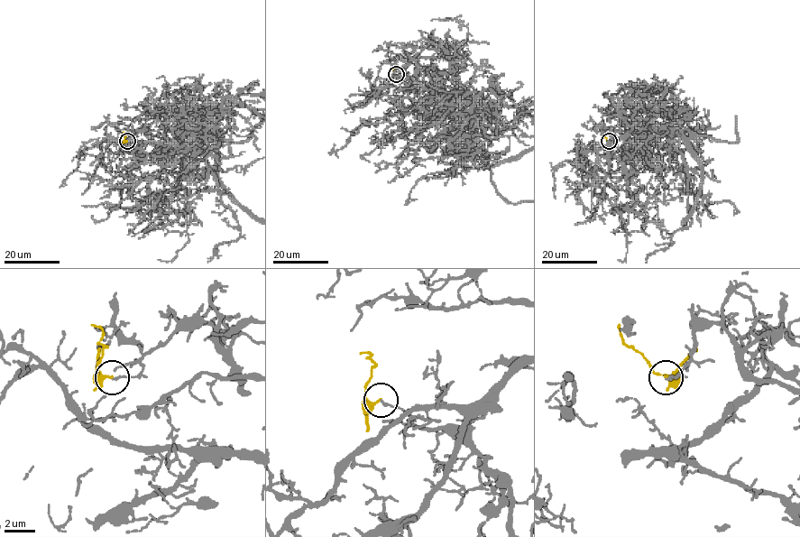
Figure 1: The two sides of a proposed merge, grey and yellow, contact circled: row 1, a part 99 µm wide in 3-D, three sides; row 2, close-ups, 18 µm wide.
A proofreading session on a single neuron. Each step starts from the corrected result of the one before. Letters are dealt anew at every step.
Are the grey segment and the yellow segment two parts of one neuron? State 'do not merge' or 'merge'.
do not merge

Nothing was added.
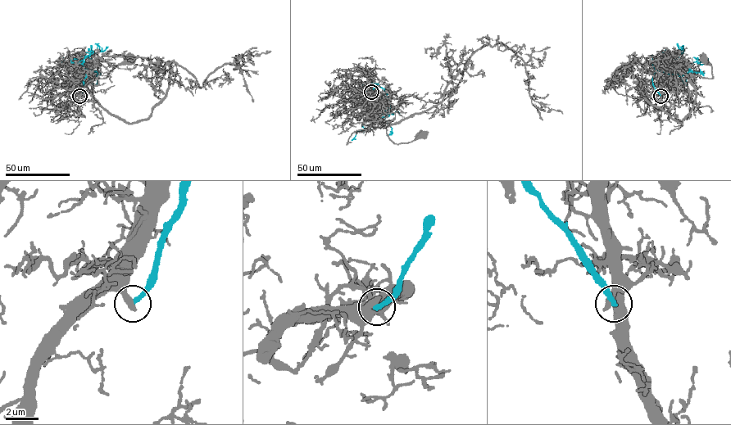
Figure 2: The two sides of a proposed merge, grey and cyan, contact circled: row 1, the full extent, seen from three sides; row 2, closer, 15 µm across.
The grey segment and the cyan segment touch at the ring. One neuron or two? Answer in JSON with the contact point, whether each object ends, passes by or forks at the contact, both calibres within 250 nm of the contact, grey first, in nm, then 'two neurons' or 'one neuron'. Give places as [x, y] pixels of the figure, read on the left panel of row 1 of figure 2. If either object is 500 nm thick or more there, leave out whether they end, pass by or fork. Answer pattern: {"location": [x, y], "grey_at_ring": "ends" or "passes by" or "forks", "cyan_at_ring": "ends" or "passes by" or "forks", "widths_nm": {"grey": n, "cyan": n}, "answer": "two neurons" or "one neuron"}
{"location": [79, 96], "grey_at_ring": "ends", "cyan_at_ring": "ends", "widths_nm": {"grey": 460, "cyan": 320}, "answer": "two neurons"}

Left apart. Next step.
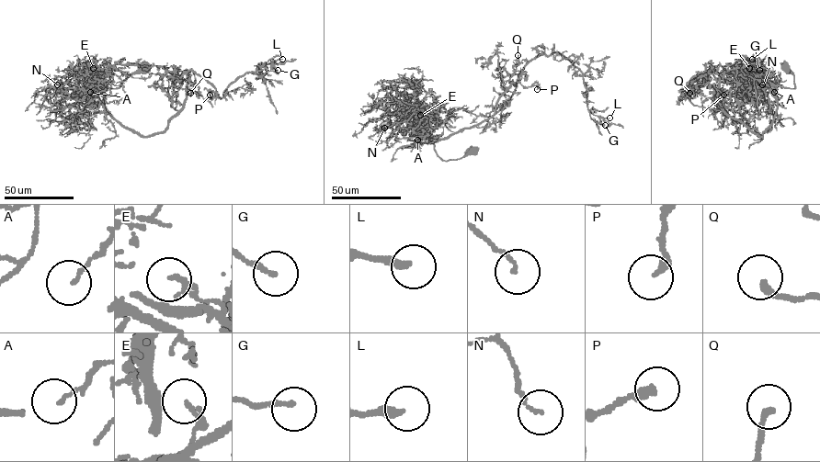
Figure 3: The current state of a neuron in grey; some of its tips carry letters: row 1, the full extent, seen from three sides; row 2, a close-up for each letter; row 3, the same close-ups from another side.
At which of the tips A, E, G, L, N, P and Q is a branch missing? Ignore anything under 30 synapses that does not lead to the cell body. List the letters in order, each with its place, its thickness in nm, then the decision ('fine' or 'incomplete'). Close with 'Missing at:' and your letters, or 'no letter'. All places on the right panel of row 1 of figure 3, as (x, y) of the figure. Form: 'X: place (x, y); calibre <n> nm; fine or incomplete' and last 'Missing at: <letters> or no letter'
A: place (774, 92); calibre 110 nm; fine
E: place (749, 68); calibre 160 nm; fine
G: place (759, 70); calibre 160 nm; fine
L: place (752, 59); calibre 280 nm; incomplete
N: place (762, 84); calibre 100 nm; fine
P: place (723, 95); calibre 240 nm; fine
Q: place (689, 93); calibre 220 nm; fine
Missing at: L

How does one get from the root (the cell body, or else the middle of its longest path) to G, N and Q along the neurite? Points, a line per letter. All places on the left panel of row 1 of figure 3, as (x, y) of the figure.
G: (147, 68), (103, 85), (106, 110), (145, 136), (181, 107), (192, 70), (220, 97), (247, 73), (278, 70)
N: (147, 68), (130, 74), (114, 88), (97, 82), (90, 73), (57, 77), (54, 81), (57, 84)
Q: (147, 68), (103, 85), (106, 110), (124, 126), (163, 132), (190, 69), (190, 93)

